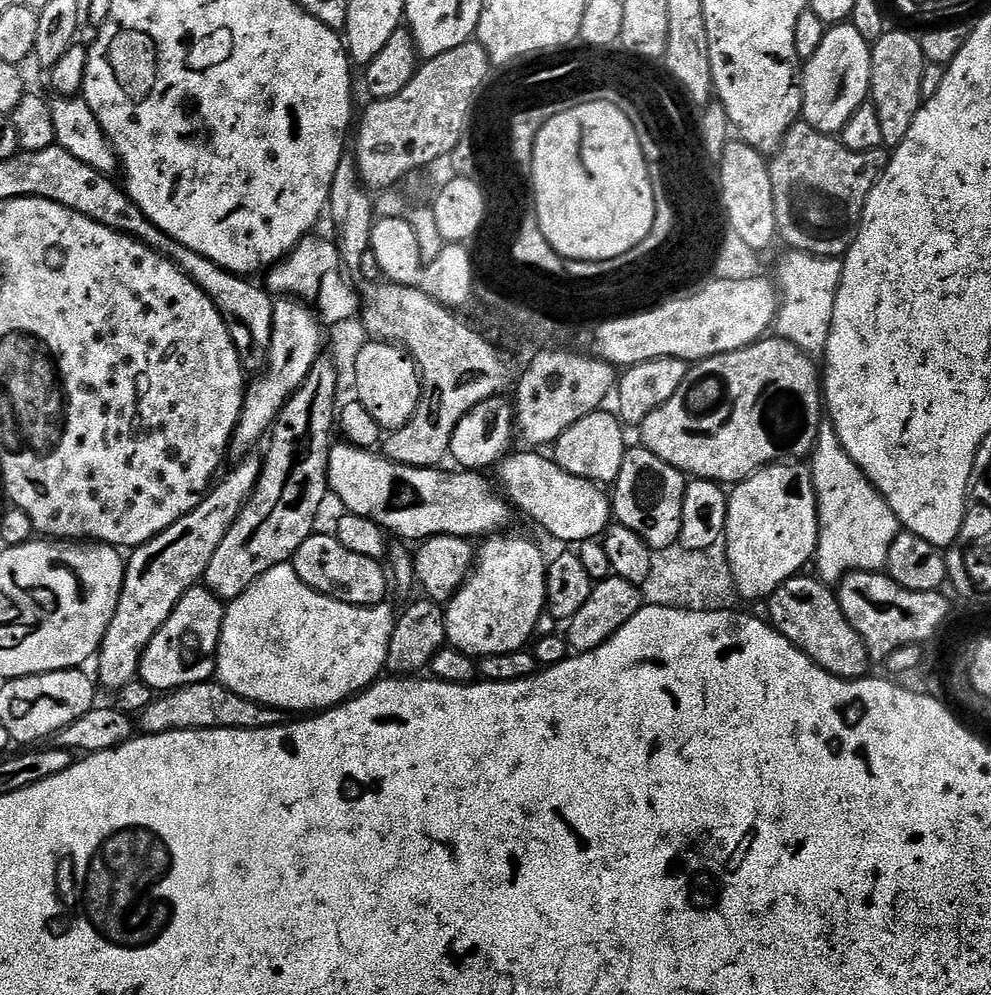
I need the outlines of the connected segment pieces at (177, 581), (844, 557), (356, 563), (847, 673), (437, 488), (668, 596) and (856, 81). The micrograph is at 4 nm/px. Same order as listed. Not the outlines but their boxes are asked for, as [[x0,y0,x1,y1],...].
[[98,455,261,690],[810,423,900,582],[290,534,390,608],[767,574,870,680],[328,442,514,542],[640,537,738,612],[802,22,872,133]]

